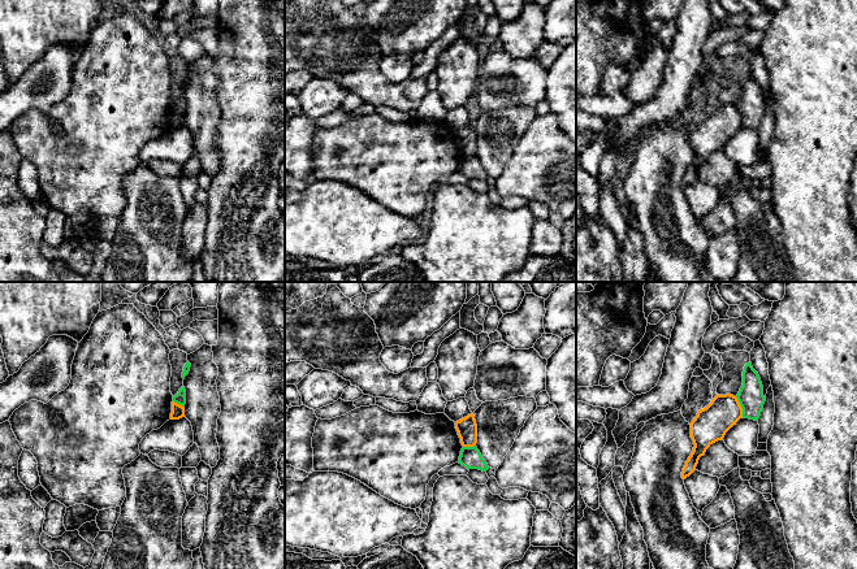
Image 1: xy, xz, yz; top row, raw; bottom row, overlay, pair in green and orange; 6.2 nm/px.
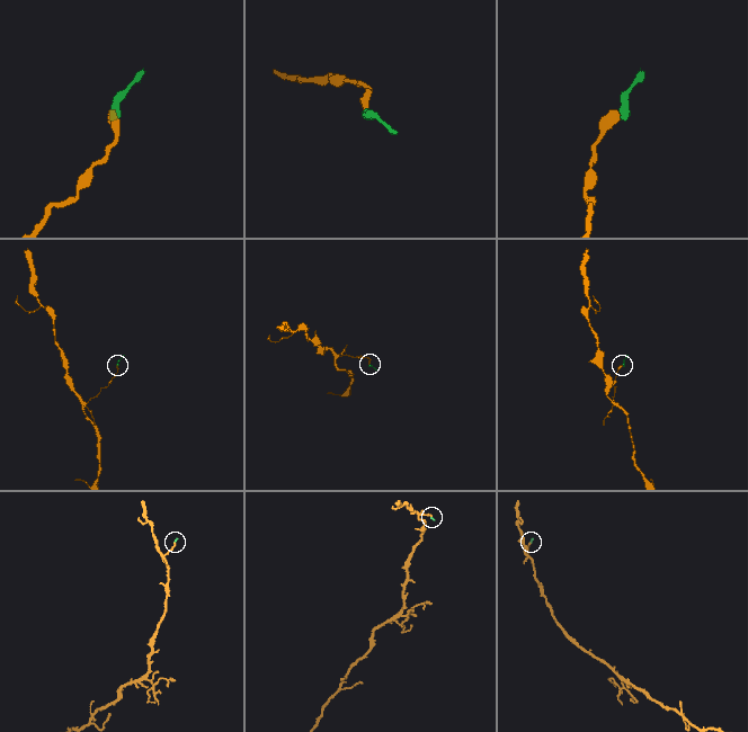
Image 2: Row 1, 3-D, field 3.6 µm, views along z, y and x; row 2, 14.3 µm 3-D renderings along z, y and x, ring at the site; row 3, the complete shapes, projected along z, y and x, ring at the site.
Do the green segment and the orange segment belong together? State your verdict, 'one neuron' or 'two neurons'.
two neurons

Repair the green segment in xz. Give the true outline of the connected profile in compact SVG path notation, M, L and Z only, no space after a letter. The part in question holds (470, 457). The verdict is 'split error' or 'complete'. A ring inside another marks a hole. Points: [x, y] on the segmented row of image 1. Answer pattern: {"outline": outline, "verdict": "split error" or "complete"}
{"outline": "M476 446L463 447L459 456L459 464L469 469L479 469L486 472L489 469L488 464L482 459L480 451Z", "verdict": "complete"}

